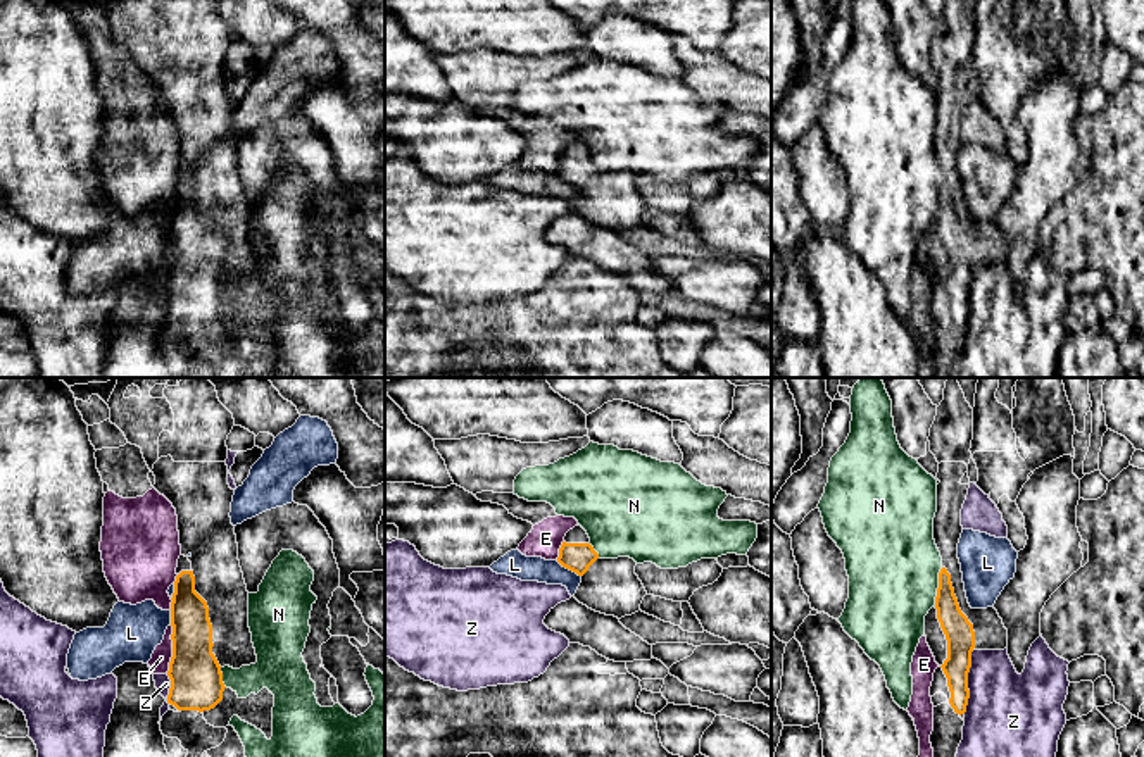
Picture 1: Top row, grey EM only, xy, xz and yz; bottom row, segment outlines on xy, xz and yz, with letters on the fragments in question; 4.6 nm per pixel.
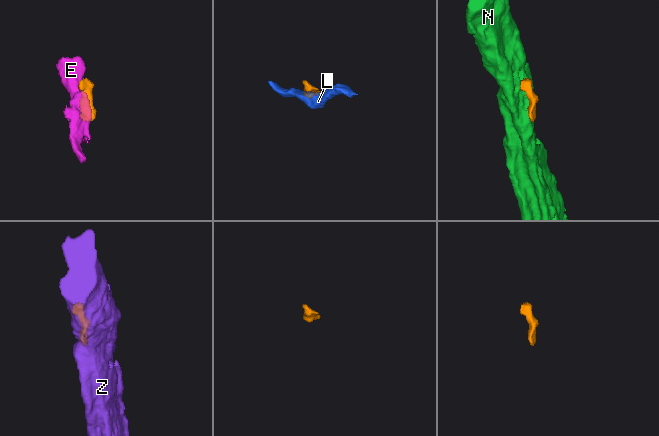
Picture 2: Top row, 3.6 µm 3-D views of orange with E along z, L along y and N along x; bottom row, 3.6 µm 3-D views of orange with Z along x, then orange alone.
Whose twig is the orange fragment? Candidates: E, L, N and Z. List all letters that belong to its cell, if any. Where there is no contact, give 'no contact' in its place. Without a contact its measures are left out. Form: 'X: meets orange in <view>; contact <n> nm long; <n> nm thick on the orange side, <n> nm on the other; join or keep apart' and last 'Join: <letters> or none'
E: meets orange in xy; contact 240 nm long; 240 nm thick on the orange side, 90 nm on the other; keep apart
L: meets orange in xz; contact 140 nm long; 140 nm thick on the orange side, 120 nm on the other; keep apart
N: meets orange in yz; contact 180 nm long; 140 nm thick on the orange side, 440 nm on the other; keep apart
Z: meets orange in yz; contact 300 nm long; 140 nm thick on the orange side, 400 nm on the other; keep apart
Join: none

